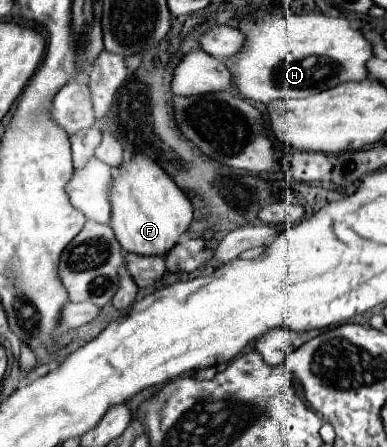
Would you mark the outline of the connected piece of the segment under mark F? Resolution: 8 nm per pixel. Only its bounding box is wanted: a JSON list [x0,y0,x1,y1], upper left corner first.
[111,154,193,256]

